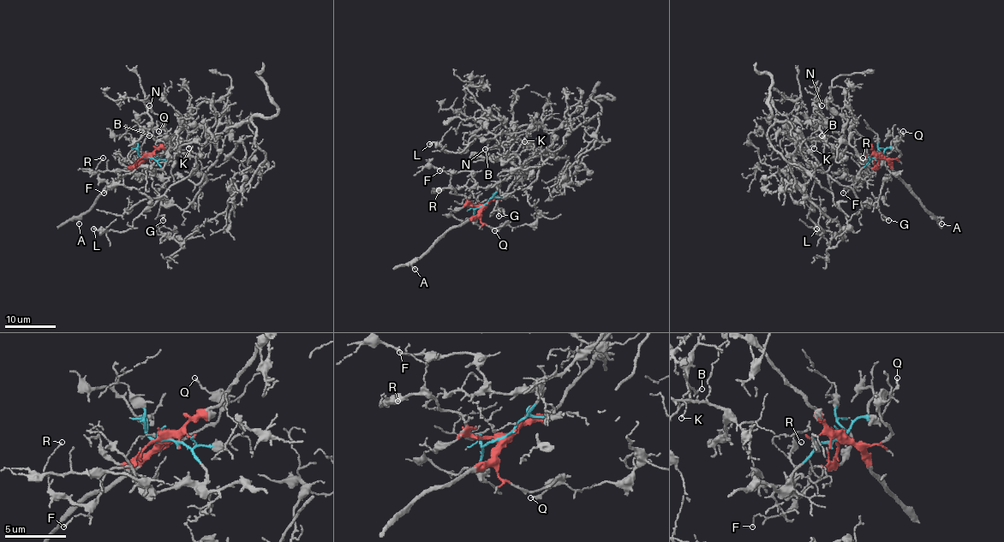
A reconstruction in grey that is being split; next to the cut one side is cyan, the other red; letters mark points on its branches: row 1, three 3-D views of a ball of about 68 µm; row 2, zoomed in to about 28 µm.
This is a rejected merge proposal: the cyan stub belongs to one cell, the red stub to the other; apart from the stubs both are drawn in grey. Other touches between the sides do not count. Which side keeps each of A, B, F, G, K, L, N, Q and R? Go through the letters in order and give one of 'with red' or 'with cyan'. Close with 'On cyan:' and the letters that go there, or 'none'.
A: with red
B: with cyan
F: with red
G: with cyan
K: with cyan
L: with cyan
N: with cyan
Q: with red
R: with red
On cyan: B, G, K, L, N

